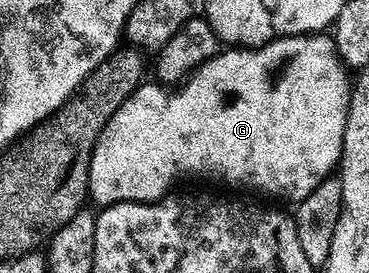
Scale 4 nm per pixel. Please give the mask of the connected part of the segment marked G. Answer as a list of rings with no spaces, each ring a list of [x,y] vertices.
[[[326,32],[304,33],[301,37],[279,37],[276,41],[262,47],[227,47],[217,52],[211,60],[199,66],[179,88],[172,91],[162,84],[147,85],[140,84],[134,89],[113,111],[109,123],[105,123],[105,131],[101,131],[99,141],[91,156],[89,167],[89,190],[90,200],[96,201],[96,206],[116,205],[119,201],[158,201],[168,196],[171,184],[178,177],[186,173],[208,173],[211,177],[220,177],[231,185],[244,185],[247,189],[256,189],[259,193],[268,193],[271,197],[288,197],[292,203],[303,201],[310,195],[322,181],[336,172],[343,156],[343,136],[347,123],[347,112],[351,107],[351,91],[353,88],[352,78],[347,78],[348,66],[342,57],[339,56],[339,48],[335,45],[334,36]]]

